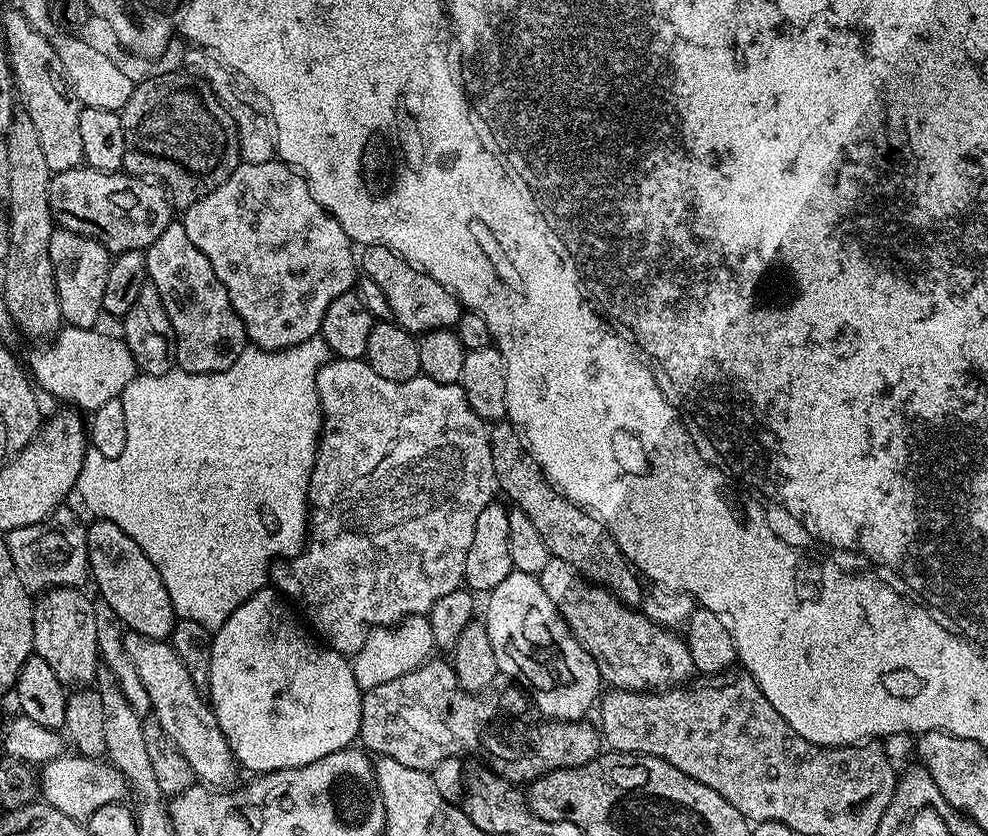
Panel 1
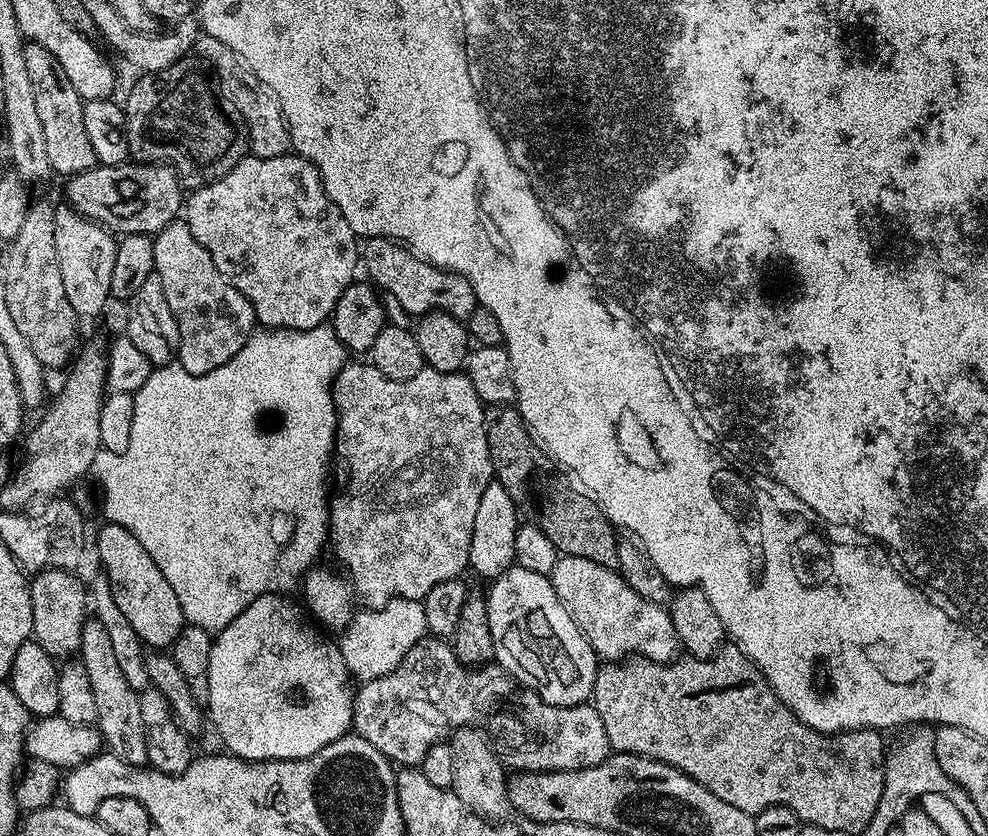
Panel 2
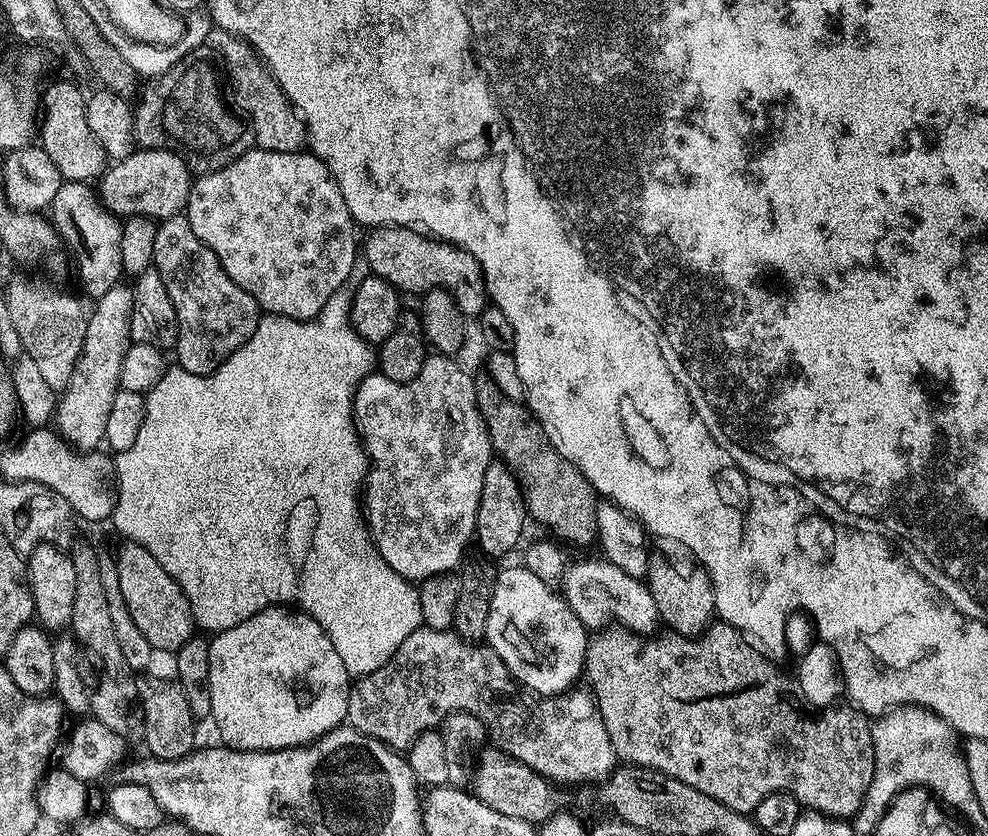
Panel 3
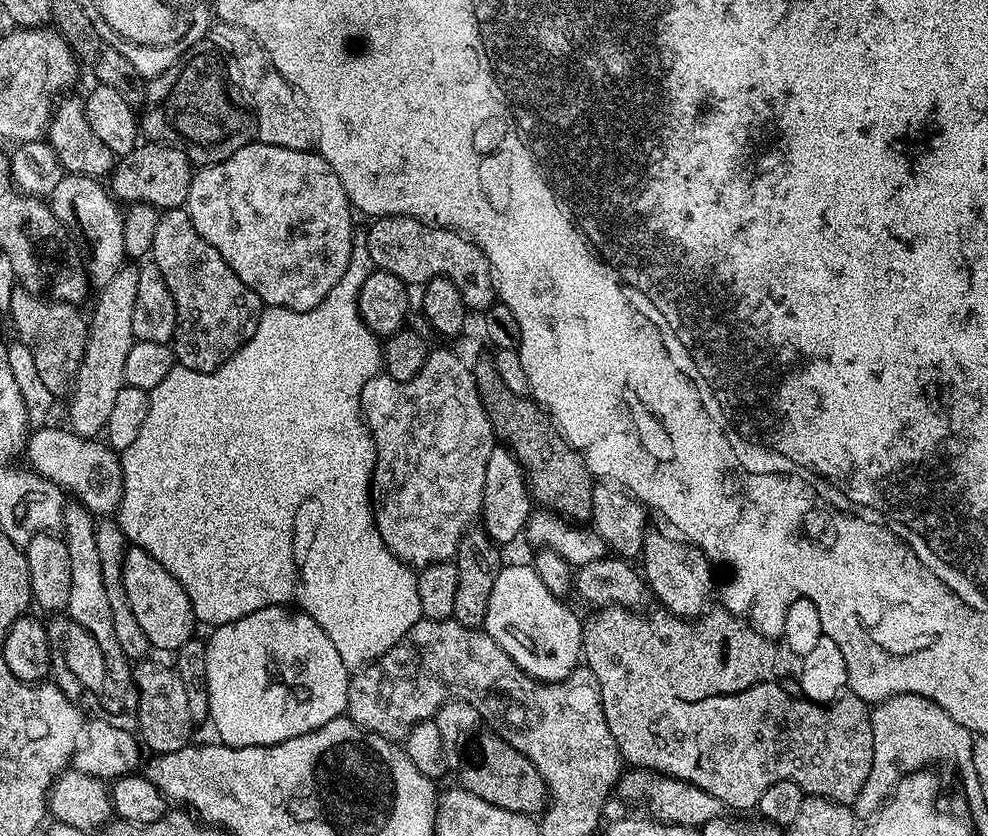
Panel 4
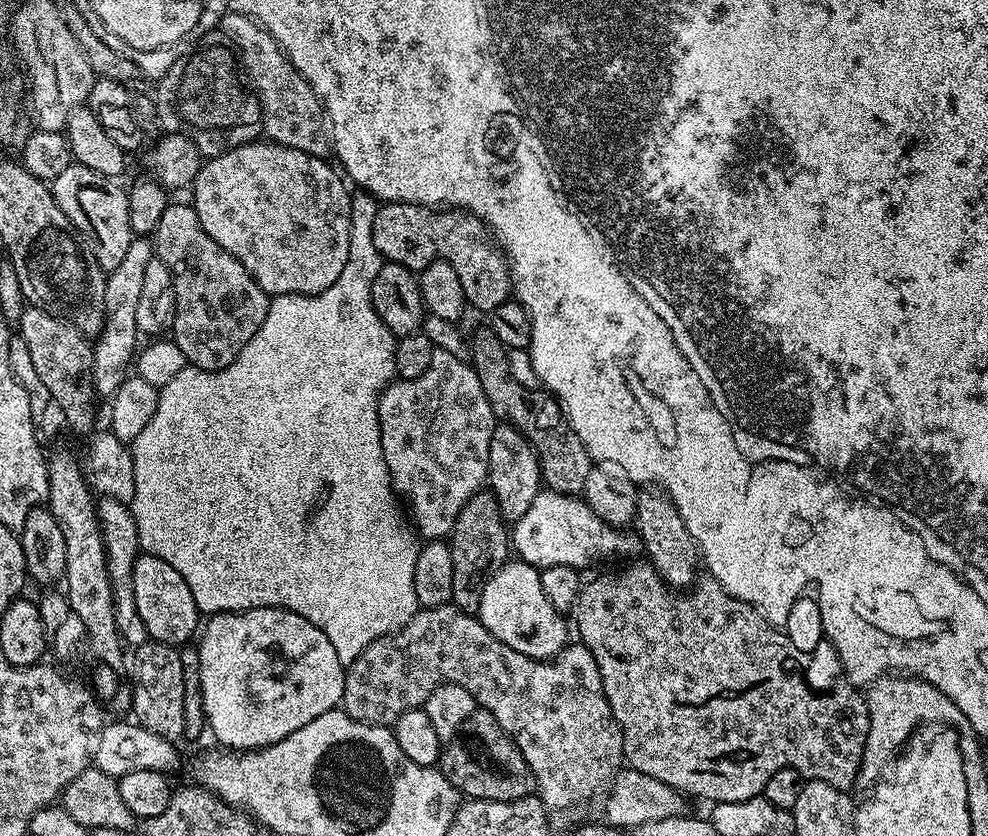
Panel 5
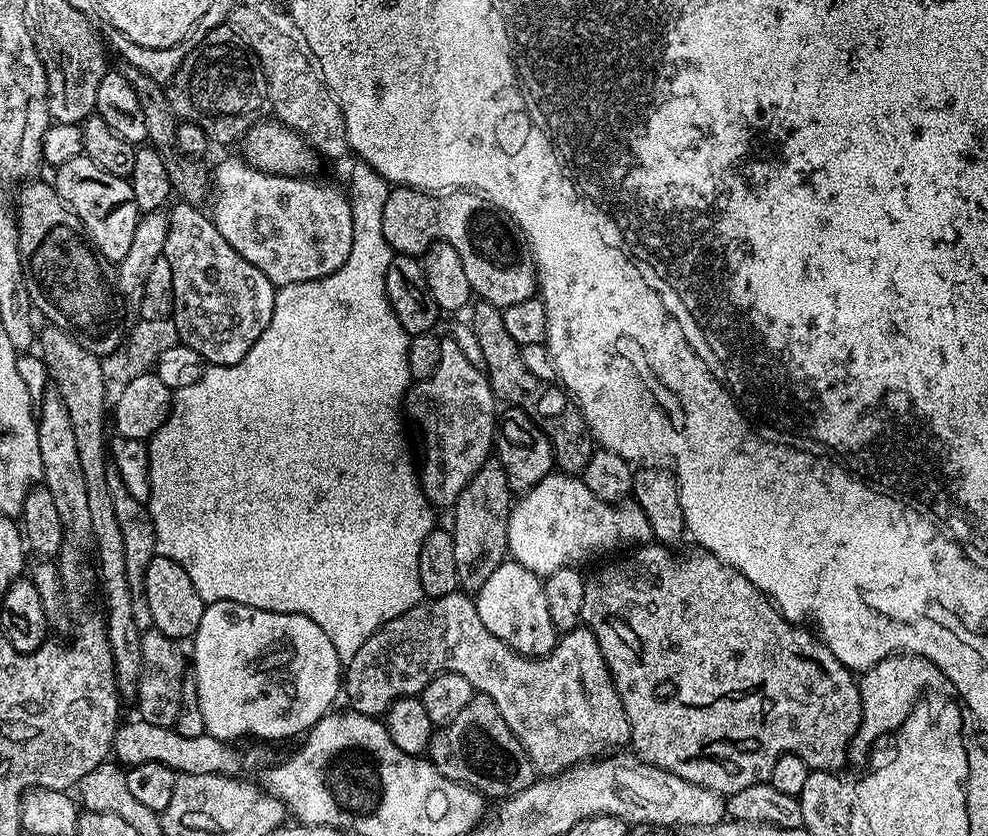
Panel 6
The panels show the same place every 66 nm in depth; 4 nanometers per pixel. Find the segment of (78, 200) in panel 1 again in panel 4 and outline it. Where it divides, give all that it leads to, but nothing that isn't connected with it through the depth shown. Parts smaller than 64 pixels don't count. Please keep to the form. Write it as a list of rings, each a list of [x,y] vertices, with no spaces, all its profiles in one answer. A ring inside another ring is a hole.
[[[144,142],[130,154],[119,157],[110,176],[110,191],[125,205],[149,204],[158,210],[182,208],[188,198],[193,171],[194,165],[183,148],[168,142]]]

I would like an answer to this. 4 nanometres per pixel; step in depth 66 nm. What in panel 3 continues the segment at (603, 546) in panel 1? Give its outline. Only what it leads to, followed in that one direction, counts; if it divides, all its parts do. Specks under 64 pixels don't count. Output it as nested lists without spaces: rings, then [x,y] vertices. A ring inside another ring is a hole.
[[[487,374],[475,377],[476,405],[490,434],[492,451],[516,476],[524,495],[527,515],[549,528],[557,541],[568,544],[597,543],[598,497],[588,479],[569,460],[563,460],[544,436],[542,426],[519,400],[506,398]]]

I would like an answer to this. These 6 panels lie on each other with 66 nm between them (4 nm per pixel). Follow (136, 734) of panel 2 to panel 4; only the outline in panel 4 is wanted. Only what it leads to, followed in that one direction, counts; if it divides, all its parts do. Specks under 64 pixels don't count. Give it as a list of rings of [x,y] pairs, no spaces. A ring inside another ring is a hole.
[[[68,502],[64,505],[64,523],[62,525],[62,538],[66,542],[66,550],[70,550],[70,598],[66,609],[67,615],[89,632],[101,647],[108,667],[106,674],[106,691],[98,696],[98,702],[104,707],[103,715],[122,730],[135,733],[140,722],[140,692],[136,689],[134,668],[128,656],[122,654],[122,646],[118,646],[118,638],[114,638],[114,618],[110,618],[110,598],[106,598],[106,582],[102,580],[102,558],[98,558],[98,542],[96,541],[97,521],[93,513],[89,512],[79,502]]]

